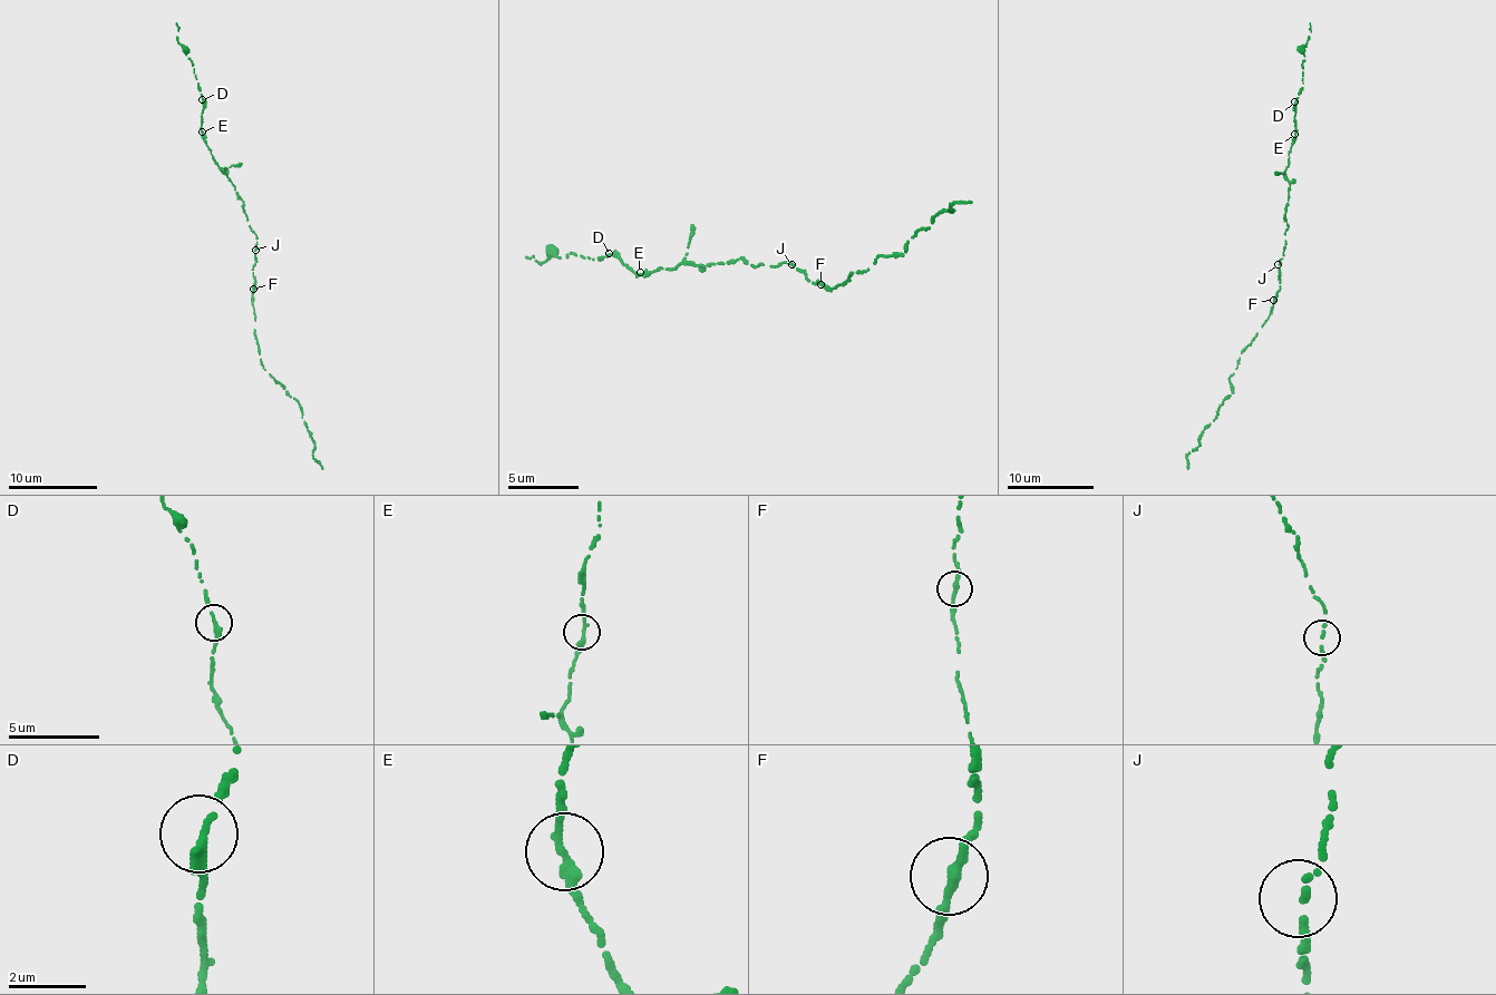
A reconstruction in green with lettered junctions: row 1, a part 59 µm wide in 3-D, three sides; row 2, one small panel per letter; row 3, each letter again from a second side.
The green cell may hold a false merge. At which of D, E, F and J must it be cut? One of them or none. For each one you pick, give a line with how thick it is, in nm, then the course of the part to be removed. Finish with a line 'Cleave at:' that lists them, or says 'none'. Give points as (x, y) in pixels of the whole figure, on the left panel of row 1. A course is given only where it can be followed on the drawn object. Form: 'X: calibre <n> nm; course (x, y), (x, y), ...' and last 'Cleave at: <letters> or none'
Cleave at: none

